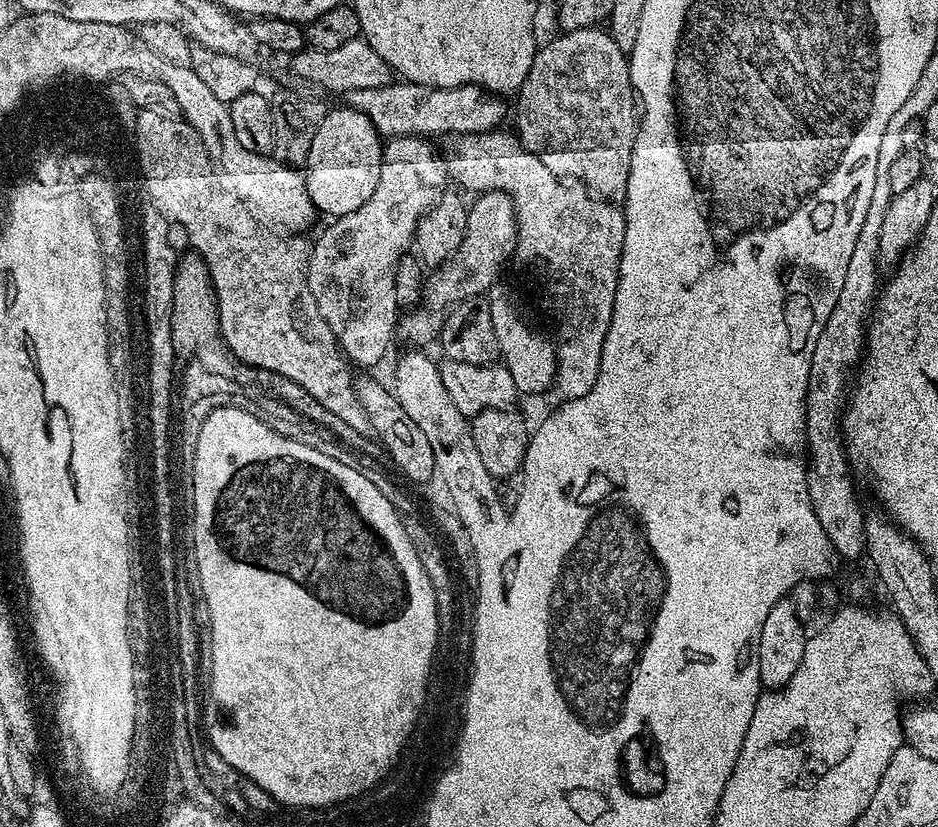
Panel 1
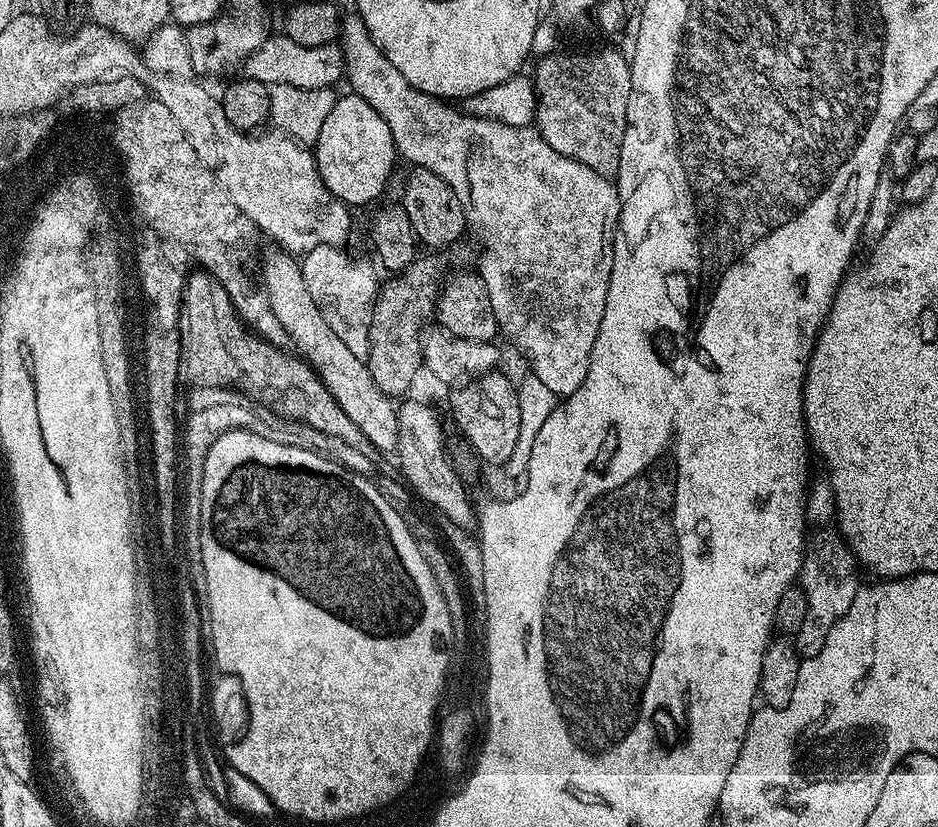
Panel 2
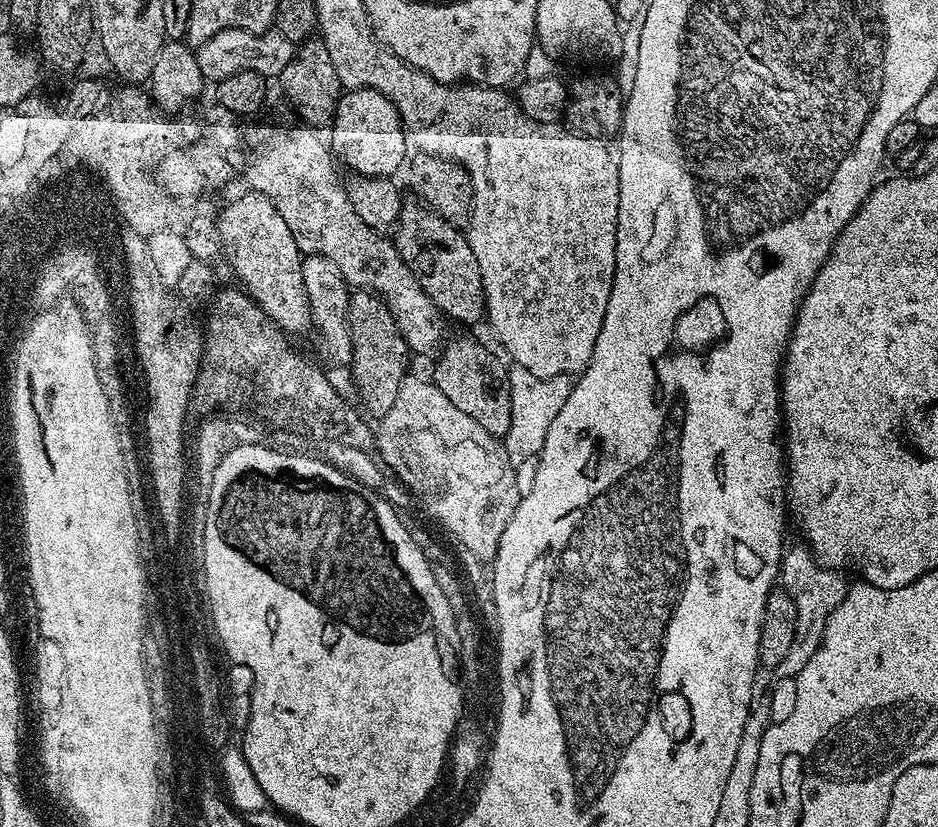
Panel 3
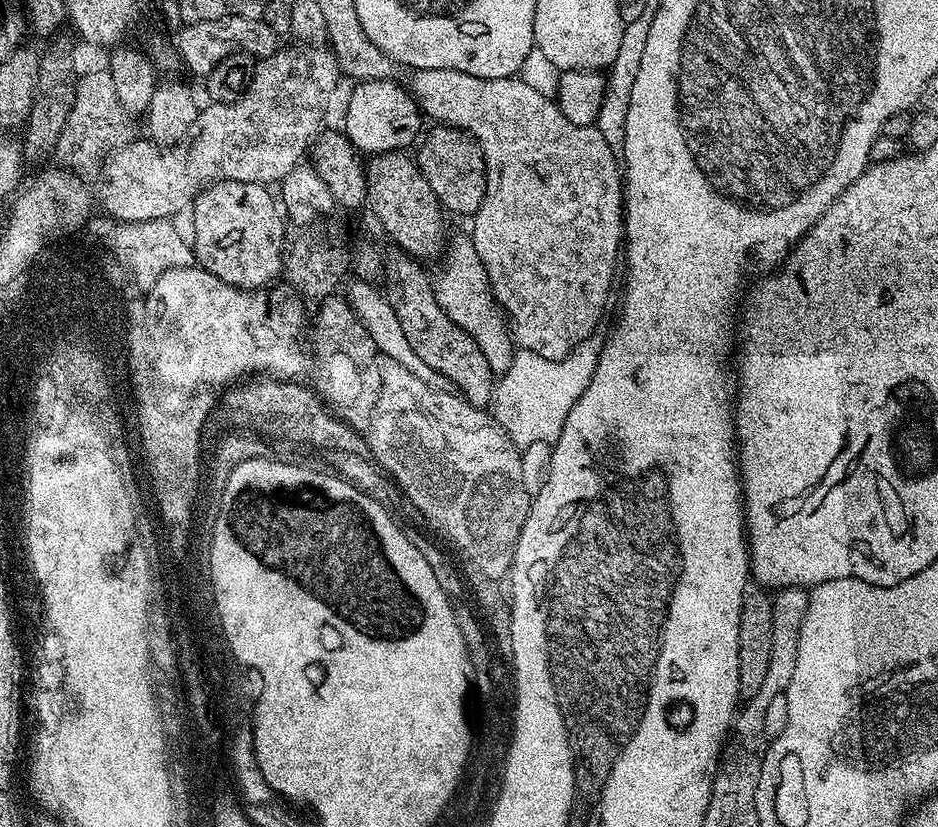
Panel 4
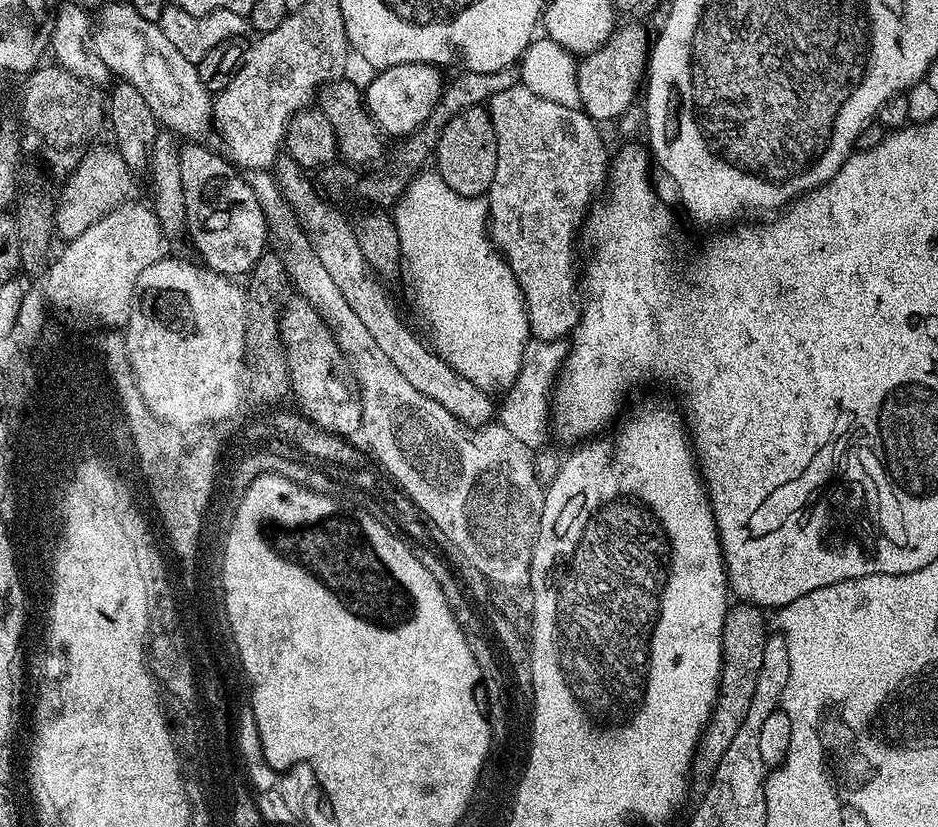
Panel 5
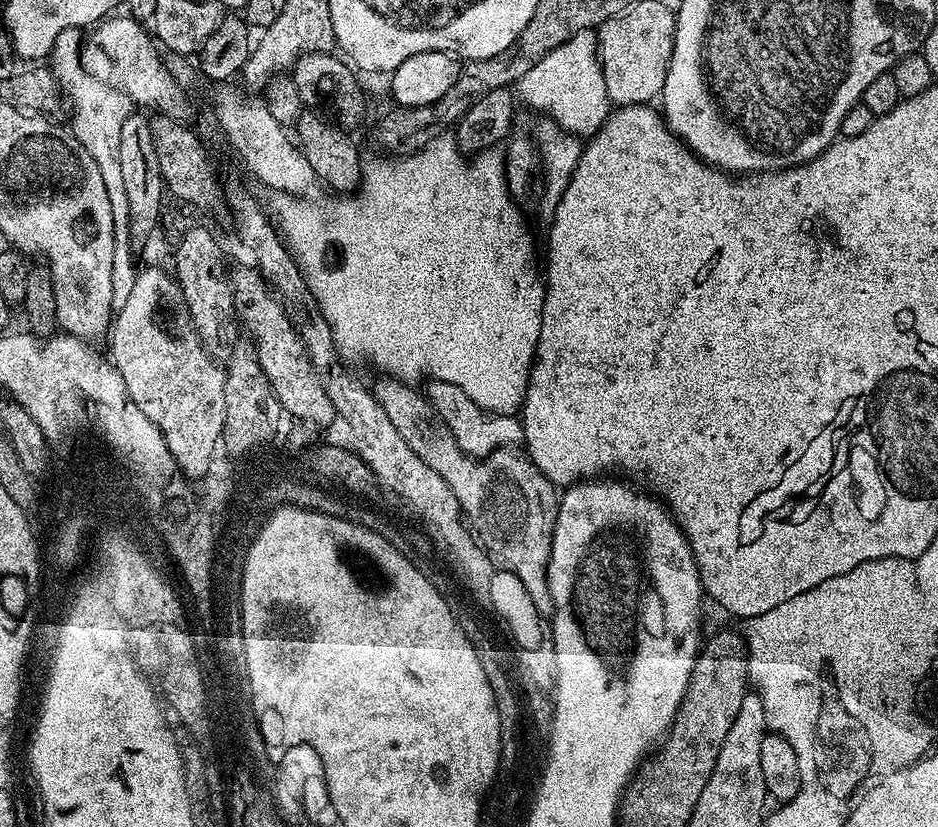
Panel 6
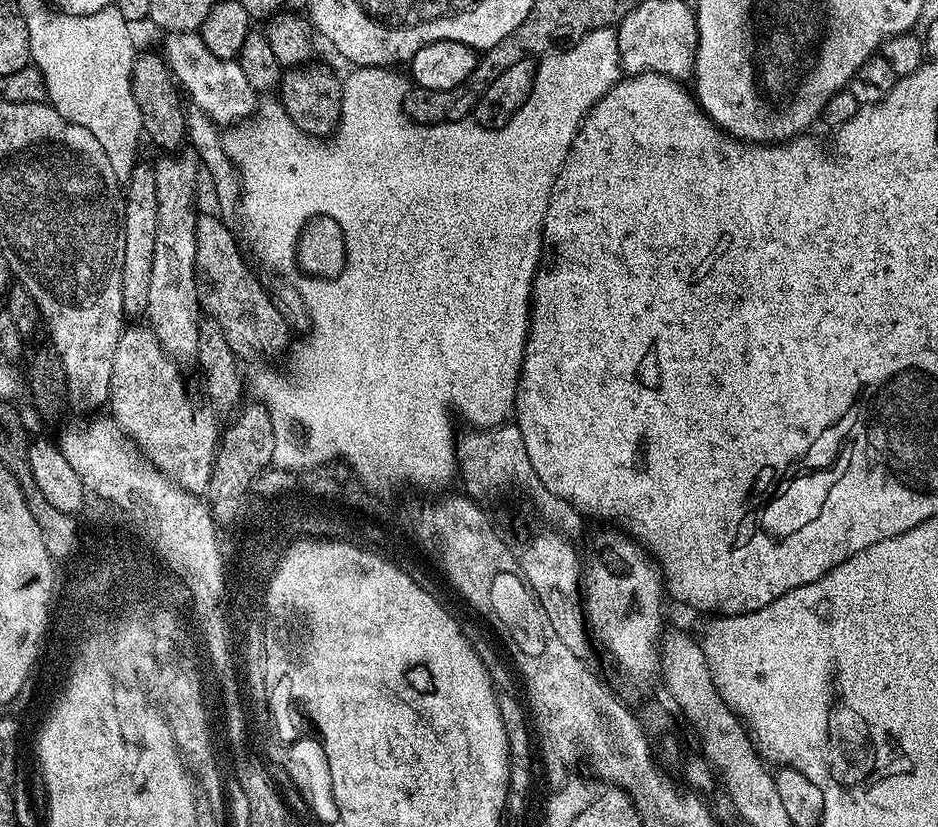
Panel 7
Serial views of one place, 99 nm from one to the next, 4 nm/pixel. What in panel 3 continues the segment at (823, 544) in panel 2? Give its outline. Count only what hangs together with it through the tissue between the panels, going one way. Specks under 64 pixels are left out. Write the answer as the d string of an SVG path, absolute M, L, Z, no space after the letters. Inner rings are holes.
M807 546L801 548L789 547L780 560L780 574L778 577L779 587L790 594L796 607L796 633L794 642L790 642L790 650L786 653L786 658L774 669L777 677L791 676L795 677L814 658L818 646L824 637L824 630L828 616L836 607L846 598L850 584L844 581L845 577L837 569L825 568L819 564L812 549Z

